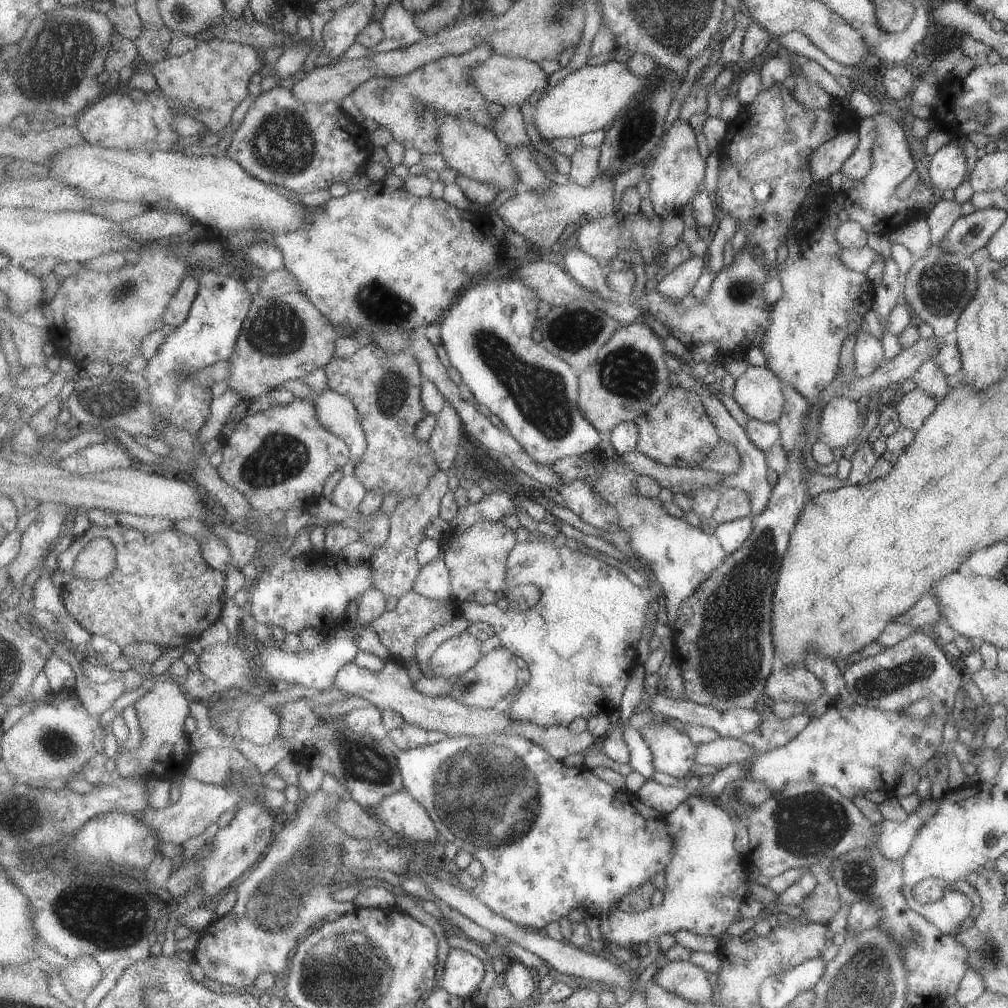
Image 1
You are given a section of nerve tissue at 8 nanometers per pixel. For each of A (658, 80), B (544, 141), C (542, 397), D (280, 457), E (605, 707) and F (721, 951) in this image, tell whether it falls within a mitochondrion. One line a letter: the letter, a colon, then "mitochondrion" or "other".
A: other
B: other
C: mitochondrion
D: mitochondrion
E: other
F: other

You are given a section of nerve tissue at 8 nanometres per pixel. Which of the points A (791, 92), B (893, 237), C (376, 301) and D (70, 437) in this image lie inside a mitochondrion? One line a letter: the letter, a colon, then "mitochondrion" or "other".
A: other
B: other
C: mitochondrion
D: other

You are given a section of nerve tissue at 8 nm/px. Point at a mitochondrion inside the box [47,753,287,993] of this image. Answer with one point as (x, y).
(113, 922)

